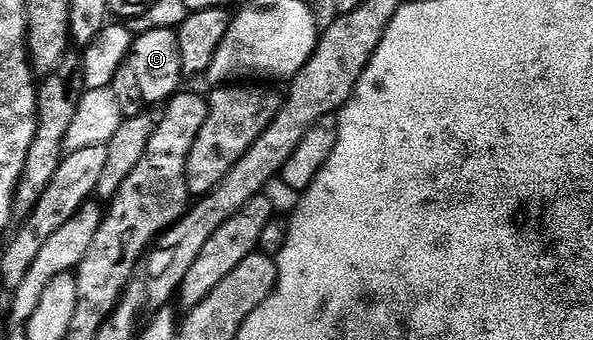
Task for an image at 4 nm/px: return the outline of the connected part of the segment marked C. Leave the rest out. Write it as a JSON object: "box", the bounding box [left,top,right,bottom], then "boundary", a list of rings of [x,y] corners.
{"box":[112,29,184,119],"boundary":[[[152,29],[133,40],[126,59],[115,73],[112,86],[120,101],[123,116],[131,119],[142,111],[165,104],[166,100],[178,94],[183,86],[182,82],[184,82],[184,76],[180,65],[177,30]]]}

